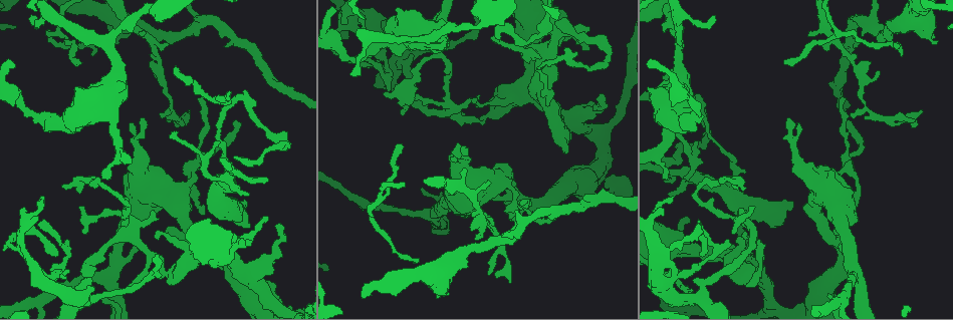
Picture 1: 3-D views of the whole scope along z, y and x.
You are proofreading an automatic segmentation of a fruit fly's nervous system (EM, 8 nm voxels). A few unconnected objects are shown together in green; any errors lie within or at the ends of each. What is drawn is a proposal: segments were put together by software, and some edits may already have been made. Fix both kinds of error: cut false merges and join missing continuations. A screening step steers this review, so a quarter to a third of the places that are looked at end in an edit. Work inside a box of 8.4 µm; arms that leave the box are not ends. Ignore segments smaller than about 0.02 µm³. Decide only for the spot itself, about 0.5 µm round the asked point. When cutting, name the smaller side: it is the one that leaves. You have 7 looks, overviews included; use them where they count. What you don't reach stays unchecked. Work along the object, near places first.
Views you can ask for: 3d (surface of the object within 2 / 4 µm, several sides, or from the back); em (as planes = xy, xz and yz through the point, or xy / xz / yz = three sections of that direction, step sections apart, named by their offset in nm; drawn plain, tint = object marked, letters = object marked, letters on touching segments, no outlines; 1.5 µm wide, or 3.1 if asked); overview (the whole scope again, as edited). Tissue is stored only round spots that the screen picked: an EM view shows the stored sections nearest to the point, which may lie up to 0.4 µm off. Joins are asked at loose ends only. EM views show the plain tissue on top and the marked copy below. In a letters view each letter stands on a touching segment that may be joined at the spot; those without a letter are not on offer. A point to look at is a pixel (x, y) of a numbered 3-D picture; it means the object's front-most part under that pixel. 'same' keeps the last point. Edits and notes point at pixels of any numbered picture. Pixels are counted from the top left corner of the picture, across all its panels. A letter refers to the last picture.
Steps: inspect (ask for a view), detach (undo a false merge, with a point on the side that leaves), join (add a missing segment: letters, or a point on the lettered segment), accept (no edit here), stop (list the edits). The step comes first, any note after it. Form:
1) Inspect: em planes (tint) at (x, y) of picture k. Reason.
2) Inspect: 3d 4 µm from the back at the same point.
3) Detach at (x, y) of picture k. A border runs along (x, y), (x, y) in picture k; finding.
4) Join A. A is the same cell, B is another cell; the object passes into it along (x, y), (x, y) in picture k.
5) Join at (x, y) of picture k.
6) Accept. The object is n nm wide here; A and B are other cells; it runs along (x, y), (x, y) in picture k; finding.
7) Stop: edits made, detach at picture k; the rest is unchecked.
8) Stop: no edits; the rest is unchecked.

Inspect: 3d 4 µm at (29, 18) of picture 1. Tapers out.

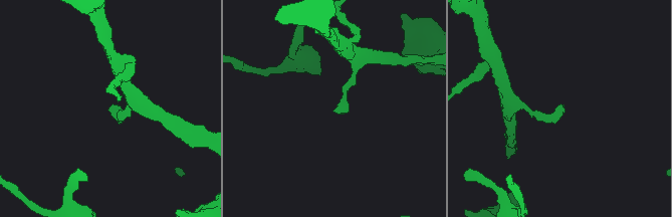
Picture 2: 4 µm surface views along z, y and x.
Inspect: em xy step 8 (letters) at (109, 109) of picture 2. Need the tissue.

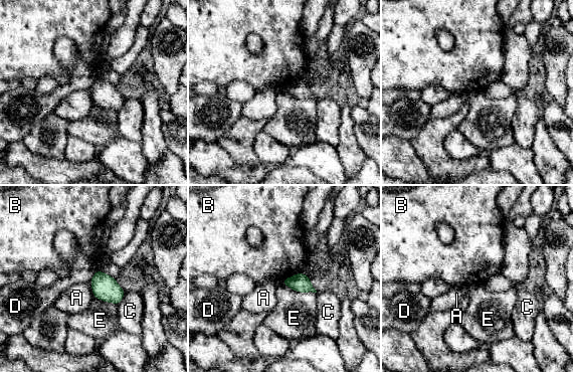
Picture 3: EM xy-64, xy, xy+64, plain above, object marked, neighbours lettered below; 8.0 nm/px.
Accept. The longest contact is with E, 300 nm; A, B, C, D and E are other cells; a border runs along (96, 269), (89, 281) in picture 3; no lettered segment goes on from it.

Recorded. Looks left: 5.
Inspect: 3d 2 µm at (790, 203) of picture 1. Stops while still wide.

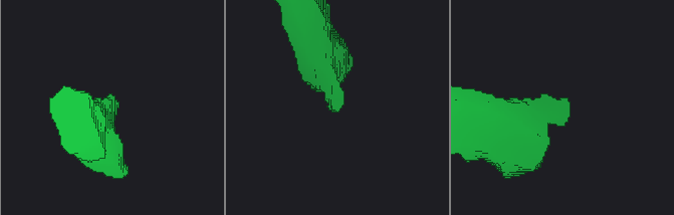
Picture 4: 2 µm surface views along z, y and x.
Inspect: em planes (letters) at (107, 101) of picture 4. Need the tissue.

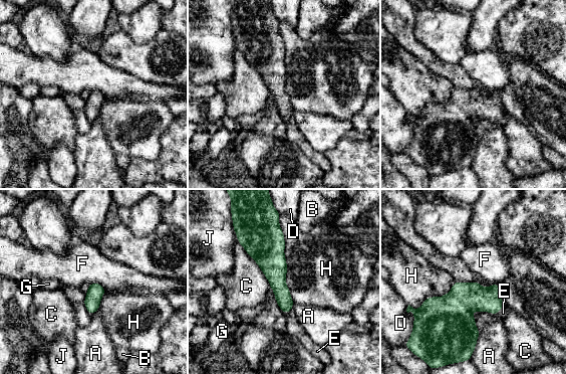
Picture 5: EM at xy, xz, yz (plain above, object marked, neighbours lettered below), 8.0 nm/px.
Join E. E is the same cell, A, B, C, D, F, G, H and J are other cells; the object passes into it along (472, 296), (500, 309), (503, 313) in picture 5; the neuron continues.

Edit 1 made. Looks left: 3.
Inspect: 3d 2 µm at (852, 115) of picture 1. Branch stops here.

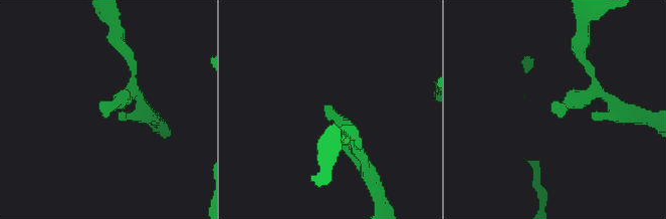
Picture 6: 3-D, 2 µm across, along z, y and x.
Inspect: em planes (letters) at (100, 102) of picture 6.

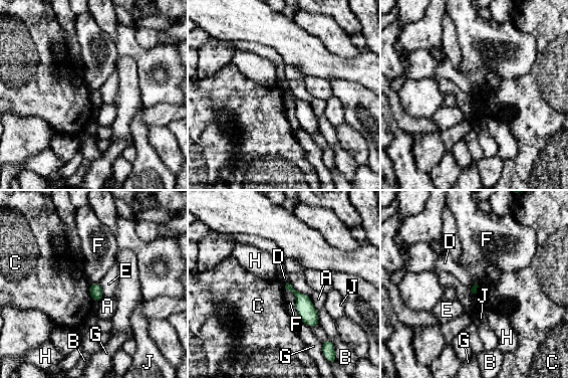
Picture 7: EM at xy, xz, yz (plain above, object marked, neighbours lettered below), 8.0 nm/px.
Accept. A, B, C, D, E, F, G, H and J are other cells; a border runs along (88, 285), (88, 293), (92, 300) in picture 7; none of them fits.

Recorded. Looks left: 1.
Stop: edits made, join at picture 5; the rest is unchecked.

